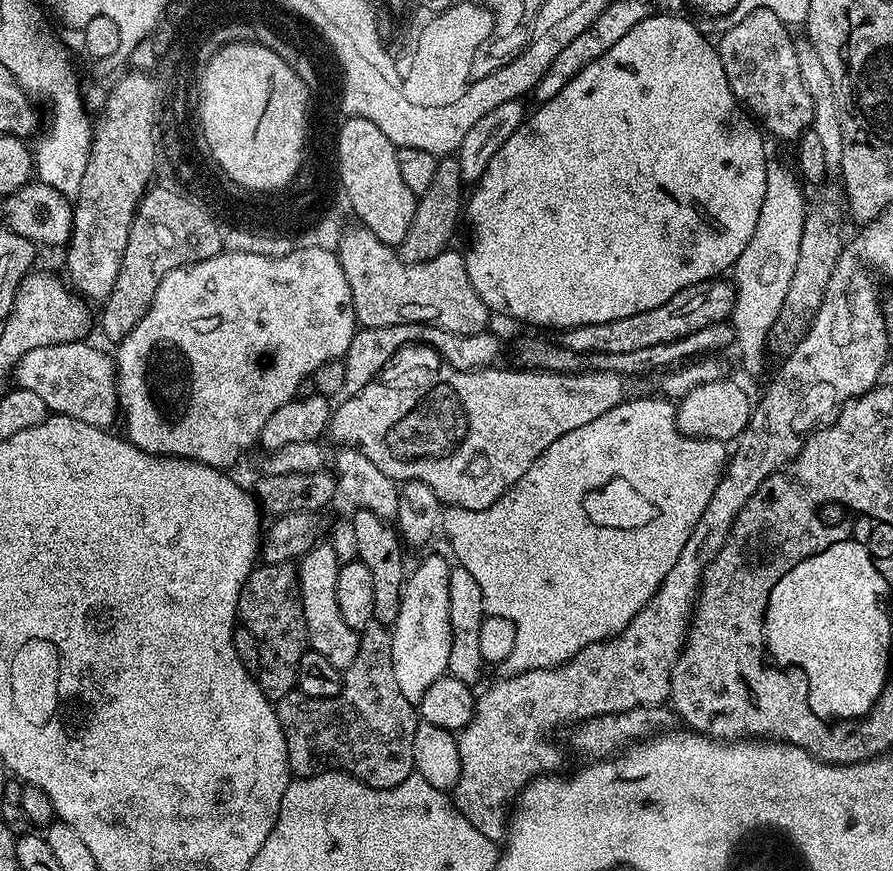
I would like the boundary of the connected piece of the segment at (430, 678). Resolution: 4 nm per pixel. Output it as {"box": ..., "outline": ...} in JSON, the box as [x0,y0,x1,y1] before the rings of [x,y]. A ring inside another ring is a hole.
{"box":[390,554,452,705],"outline":[[[436,554],[426,557],[413,572],[411,569],[405,579],[398,618],[390,628],[391,665],[398,690],[414,705],[419,705],[432,682],[447,673],[452,641],[449,618],[451,569],[451,563]]]}

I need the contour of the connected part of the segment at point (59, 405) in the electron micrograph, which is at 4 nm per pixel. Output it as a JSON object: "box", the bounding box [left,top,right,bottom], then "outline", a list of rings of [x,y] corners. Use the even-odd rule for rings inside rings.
{"box":[13,341,119,428],"outline":[[[76,341],[74,343],[58,343],[50,346],[40,346],[24,355],[13,377],[17,387],[28,389],[42,398],[48,410],[55,415],[74,418],[76,421],[85,422],[95,428],[108,428],[118,418],[119,407],[119,377],[116,375],[115,359],[108,353],[88,344],[89,341]]]}

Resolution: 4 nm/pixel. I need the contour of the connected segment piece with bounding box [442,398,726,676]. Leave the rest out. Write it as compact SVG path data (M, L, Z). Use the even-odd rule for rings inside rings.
M629 398L623 404L614 406L614 410L606 410L602 418L594 418L594 422L578 426L578 430L562 434L562 438L558 438L558 442L550 445L536 459L534 466L530 466L530 470L526 470L526 474L522 474L522 478L518 478L518 482L507 492L502 493L498 502L494 502L486 510L449 507L443 513L442 532L448 535L448 544L456 555L455 563L470 570L470 575L478 581L485 613L506 618L516 627L514 650L510 650L502 665L507 675L516 676L519 672L539 668L558 668L568 660L574 659L586 646L598 644L602 640L611 640L622 630L626 630L626 626L636 617L638 610L642 610L650 602L650 598L654 598L666 574L670 574L670 566L678 562L678 554L682 554L682 546L686 546L686 538L690 538L698 518L702 518L702 510L706 510L718 482L726 471L725 441L687 436L676 424L677 405L667 398L655 399Z

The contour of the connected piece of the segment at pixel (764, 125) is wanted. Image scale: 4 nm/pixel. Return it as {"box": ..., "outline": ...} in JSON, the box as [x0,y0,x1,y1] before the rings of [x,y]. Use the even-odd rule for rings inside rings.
{"box":[718,8,814,142],"outline":[[[756,8],[731,26],[733,28],[718,40],[722,70],[726,70],[730,90],[769,137],[777,136],[789,142],[799,140],[800,135],[812,127],[814,102],[810,102],[810,94],[806,94],[806,86],[802,86],[794,36],[788,33],[791,31],[774,10],[765,8]]]}

